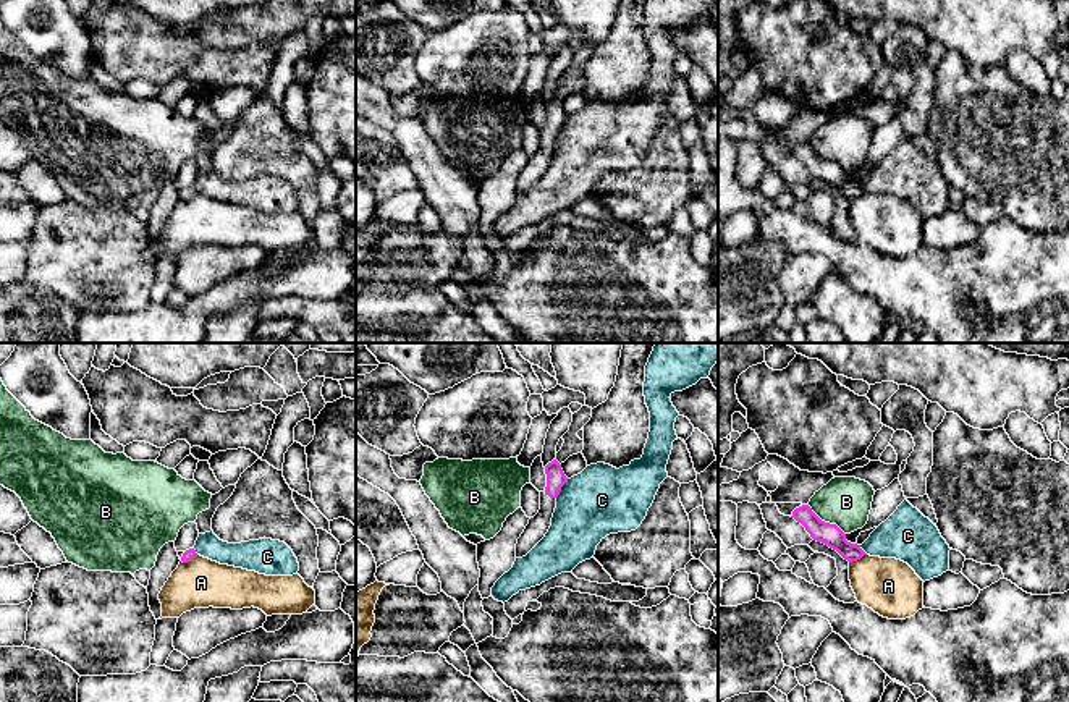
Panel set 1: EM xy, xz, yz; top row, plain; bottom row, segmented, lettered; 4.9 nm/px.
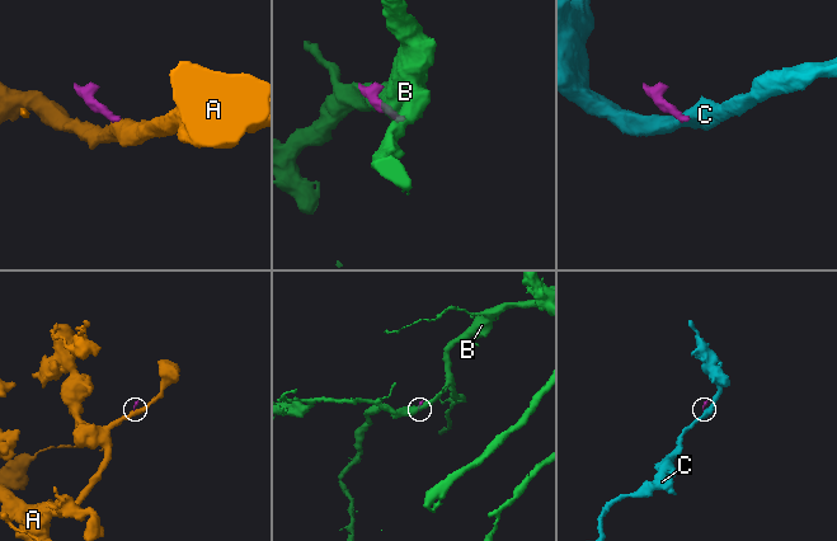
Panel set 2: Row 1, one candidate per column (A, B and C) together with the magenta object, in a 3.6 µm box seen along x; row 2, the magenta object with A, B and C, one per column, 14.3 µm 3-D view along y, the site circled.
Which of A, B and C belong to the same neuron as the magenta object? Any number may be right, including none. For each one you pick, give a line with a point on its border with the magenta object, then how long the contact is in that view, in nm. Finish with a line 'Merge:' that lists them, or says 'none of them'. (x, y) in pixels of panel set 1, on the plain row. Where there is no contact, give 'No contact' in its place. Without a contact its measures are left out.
Merge: none of them

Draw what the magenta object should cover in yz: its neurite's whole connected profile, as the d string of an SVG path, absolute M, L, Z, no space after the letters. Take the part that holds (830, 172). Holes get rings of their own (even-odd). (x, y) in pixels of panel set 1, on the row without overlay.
M809 142L796 146L791 155L801 160L813 178L836 188L849 201L867 192L860 183L847 180L846 171L836 162L822 159Z

